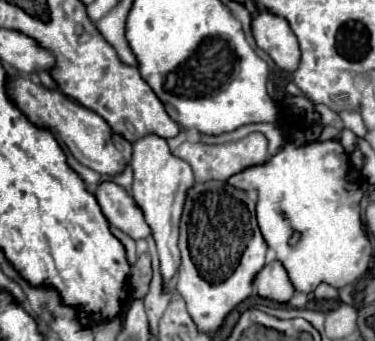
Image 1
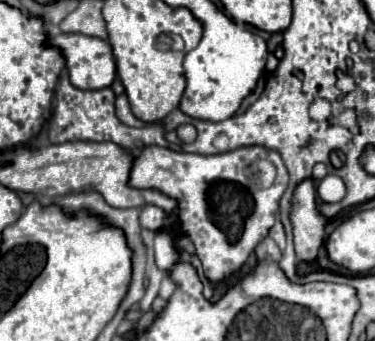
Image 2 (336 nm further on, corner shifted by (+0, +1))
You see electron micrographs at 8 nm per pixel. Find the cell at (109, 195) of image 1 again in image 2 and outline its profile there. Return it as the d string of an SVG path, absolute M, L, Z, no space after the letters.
M149 205L149 207L143 207L143 211L141 211L141 217L139 217L139 221L141 221L141 227L145 227L145 229L151 229L151 231L159 231L159 229L163 227L165 219L167 219L167 213L165 213L161 207L153 207L153 205Z

